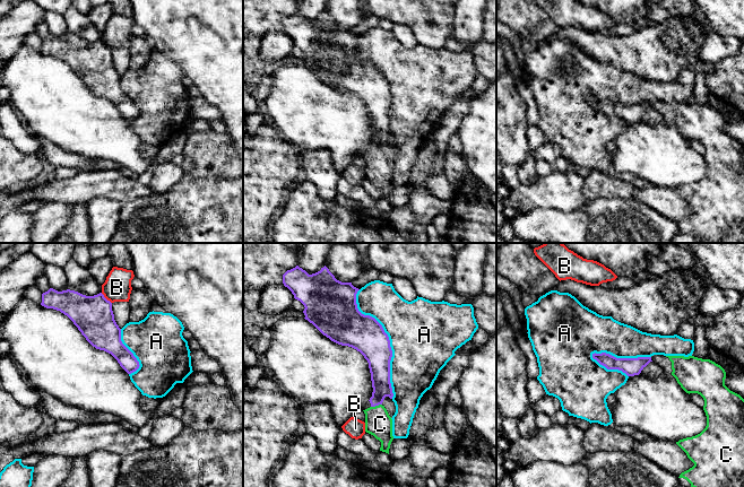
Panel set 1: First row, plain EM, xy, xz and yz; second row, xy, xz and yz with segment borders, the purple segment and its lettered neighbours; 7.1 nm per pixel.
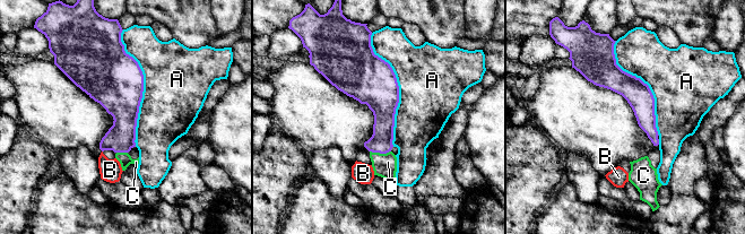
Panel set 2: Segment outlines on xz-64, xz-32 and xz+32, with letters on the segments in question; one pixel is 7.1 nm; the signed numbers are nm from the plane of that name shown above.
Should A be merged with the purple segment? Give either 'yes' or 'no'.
no

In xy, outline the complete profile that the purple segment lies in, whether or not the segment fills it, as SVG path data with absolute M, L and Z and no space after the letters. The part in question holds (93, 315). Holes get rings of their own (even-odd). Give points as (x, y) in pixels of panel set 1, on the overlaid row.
M50 288L42 294L41 305L46 308L60 311L67 315L93 347L111 354L128 374L139 368L139 362L121 341L121 329L114 320L112 303L102 293L94 296L86 296L70 289L58 292Z

